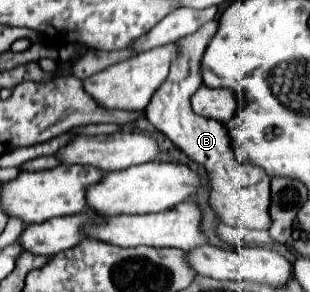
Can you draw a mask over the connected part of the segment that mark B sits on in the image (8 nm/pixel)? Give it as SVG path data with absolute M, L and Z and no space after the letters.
M212 20L212 24L204 24L194 36L186 36L180 40L184 44L184 56L180 56L180 64L172 68L168 74L168 80L164 82L164 88L152 96L148 108L146 108L146 118L148 122L166 134L186 156L190 156L194 162L202 164L208 174L210 174L210 206L216 210L220 220L224 224L232 226L244 226L244 228L256 228L256 230L268 230L270 216L268 216L268 204L270 204L270 178L264 176L266 172L260 166L254 166L252 162L244 160L240 162L234 156L234 146L232 146L232 136L228 134L226 124L218 120L204 118L196 114L190 106L190 98L194 96L196 88L202 88L202 56L204 50L210 42L210 38L216 34L218 22Z

